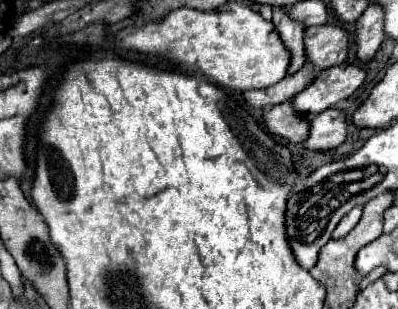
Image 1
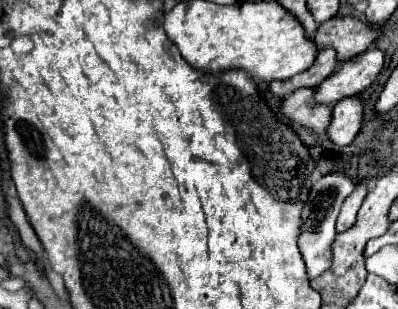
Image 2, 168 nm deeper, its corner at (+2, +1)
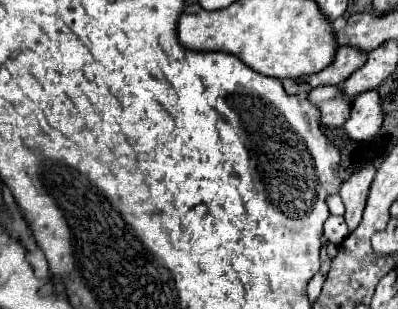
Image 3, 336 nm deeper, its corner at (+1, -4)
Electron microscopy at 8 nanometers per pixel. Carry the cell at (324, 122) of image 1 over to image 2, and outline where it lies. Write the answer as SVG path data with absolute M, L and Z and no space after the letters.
M357 97L341 99L333 107L333 121L327 129L327 135L335 145L345 147L345 145L353 143L353 139L357 137L361 123L363 123L363 103L361 103L361 99L357 99Z

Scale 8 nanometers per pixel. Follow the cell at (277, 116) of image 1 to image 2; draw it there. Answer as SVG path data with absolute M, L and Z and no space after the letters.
M305 87L305 89L293 91L283 101L281 113L291 123L299 123L313 131L323 133L331 121L331 107L317 103L313 95L315 95L315 87Z

